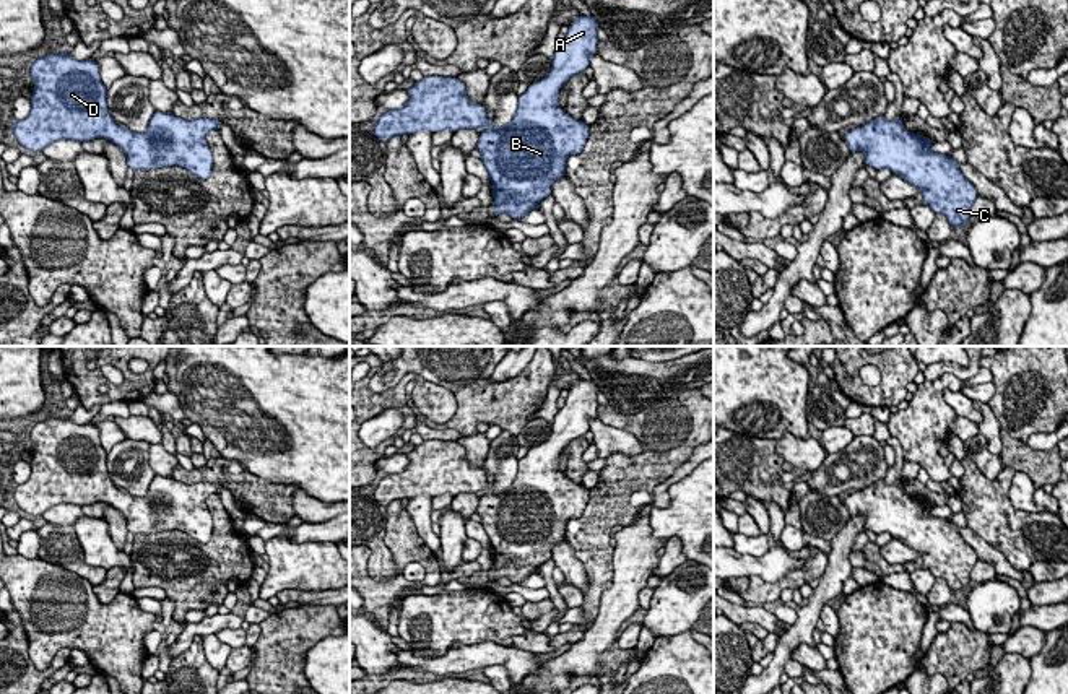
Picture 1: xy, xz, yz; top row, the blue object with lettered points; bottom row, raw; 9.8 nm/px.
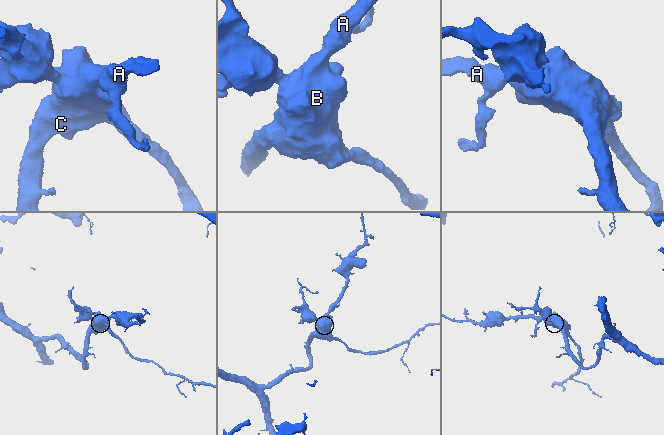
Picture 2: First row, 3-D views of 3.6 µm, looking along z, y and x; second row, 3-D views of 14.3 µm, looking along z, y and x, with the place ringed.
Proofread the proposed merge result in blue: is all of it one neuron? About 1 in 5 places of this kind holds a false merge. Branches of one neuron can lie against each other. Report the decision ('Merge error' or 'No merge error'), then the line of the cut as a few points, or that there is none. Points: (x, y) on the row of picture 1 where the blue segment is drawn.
No merge error. No split

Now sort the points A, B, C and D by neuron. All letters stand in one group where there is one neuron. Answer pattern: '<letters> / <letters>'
A B C D

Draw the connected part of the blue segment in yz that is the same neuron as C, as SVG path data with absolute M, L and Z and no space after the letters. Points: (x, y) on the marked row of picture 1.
M884 115L845 133L850 153L863 151L865 166L888 167L891 174L910 182L923 195L923 202L943 215L951 228L967 228L972 205L979 197L959 163L953 156L933 153L930 138L909 132L902 117L888 122Z

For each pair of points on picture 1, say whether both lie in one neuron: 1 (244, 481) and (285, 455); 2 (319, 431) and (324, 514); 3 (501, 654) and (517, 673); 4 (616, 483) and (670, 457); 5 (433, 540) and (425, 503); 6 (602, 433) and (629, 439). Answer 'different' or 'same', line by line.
1: different
2: different
3: same
4: same
5: same
6: same

